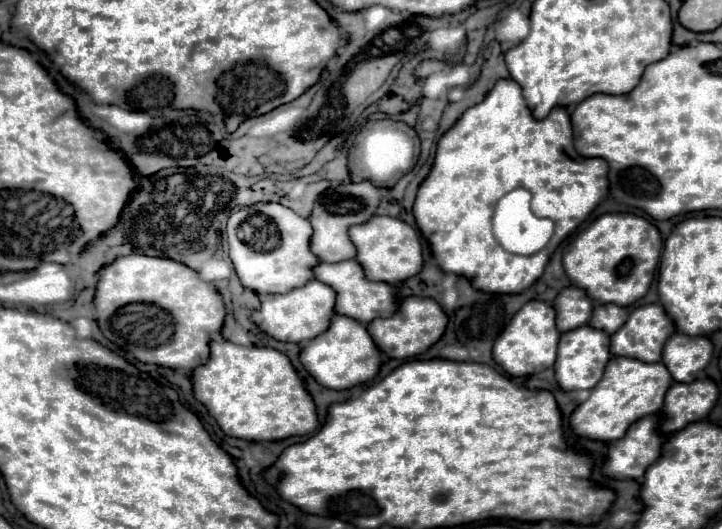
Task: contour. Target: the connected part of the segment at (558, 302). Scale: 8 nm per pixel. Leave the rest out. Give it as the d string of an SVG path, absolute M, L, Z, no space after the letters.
M565 287L555 297L553 307L557 311L557 329L565 333L589 321L593 311L593 301L585 295L585 291L577 287Z

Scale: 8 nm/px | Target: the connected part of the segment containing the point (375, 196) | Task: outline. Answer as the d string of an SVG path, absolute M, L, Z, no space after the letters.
M369 181L349 183L349 185L341 185L337 189L327 189L325 193L321 193L315 201L313 213L309 215L309 221L311 221L311 227L313 227L309 247L311 247L313 255L317 255L317 259L325 261L325 263L337 263L337 261L353 259L355 257L355 247L349 241L347 229L351 225L369 221L377 213L379 201L381 201L379 189Z

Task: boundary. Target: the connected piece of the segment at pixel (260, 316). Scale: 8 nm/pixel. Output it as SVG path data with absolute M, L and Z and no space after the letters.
M317 279L307 281L303 287L297 287L285 295L259 295L261 307L251 311L249 319L267 335L271 335L277 341L289 341L289 343L301 343L317 337L325 327L329 327L329 319L335 315L333 303L335 295L331 287L325 287L325 283L317 283Z

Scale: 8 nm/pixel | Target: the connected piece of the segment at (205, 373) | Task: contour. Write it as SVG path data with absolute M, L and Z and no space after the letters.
M225 339L209 341L209 361L191 371L193 395L207 407L209 415L219 423L221 431L229 437L249 441L277 441L295 435L307 435L317 429L317 413L311 395L305 391L303 381L289 363L287 355L271 347L241 347Z

